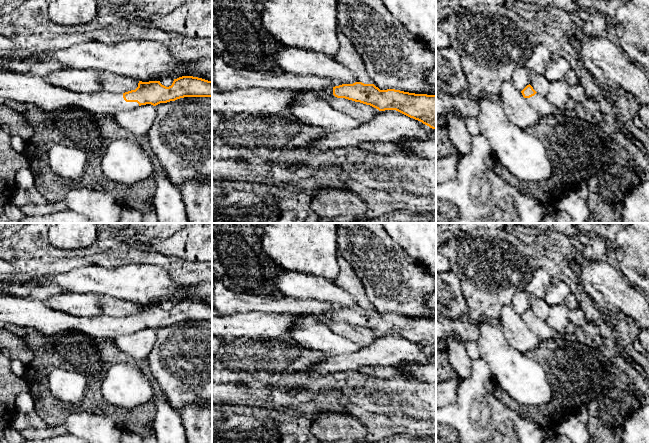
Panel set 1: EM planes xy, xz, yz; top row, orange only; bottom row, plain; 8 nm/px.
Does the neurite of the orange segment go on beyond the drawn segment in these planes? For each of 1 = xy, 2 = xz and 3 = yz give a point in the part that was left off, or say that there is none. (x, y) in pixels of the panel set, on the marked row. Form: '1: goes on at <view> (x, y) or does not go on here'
1: goes on at xy (33, 90)
2: goes on at xz (325, 94)
3: goes on at yz (538, 102)

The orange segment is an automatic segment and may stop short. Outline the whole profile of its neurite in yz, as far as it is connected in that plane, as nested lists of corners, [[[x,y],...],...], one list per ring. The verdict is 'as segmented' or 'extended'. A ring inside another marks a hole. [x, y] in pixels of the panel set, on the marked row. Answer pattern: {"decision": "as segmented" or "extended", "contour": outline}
{"decision": "extended", "contour": [[[529,84],[521,91],[528,105],[541,116],[550,115],[555,109],[545,96],[537,93]]]}

